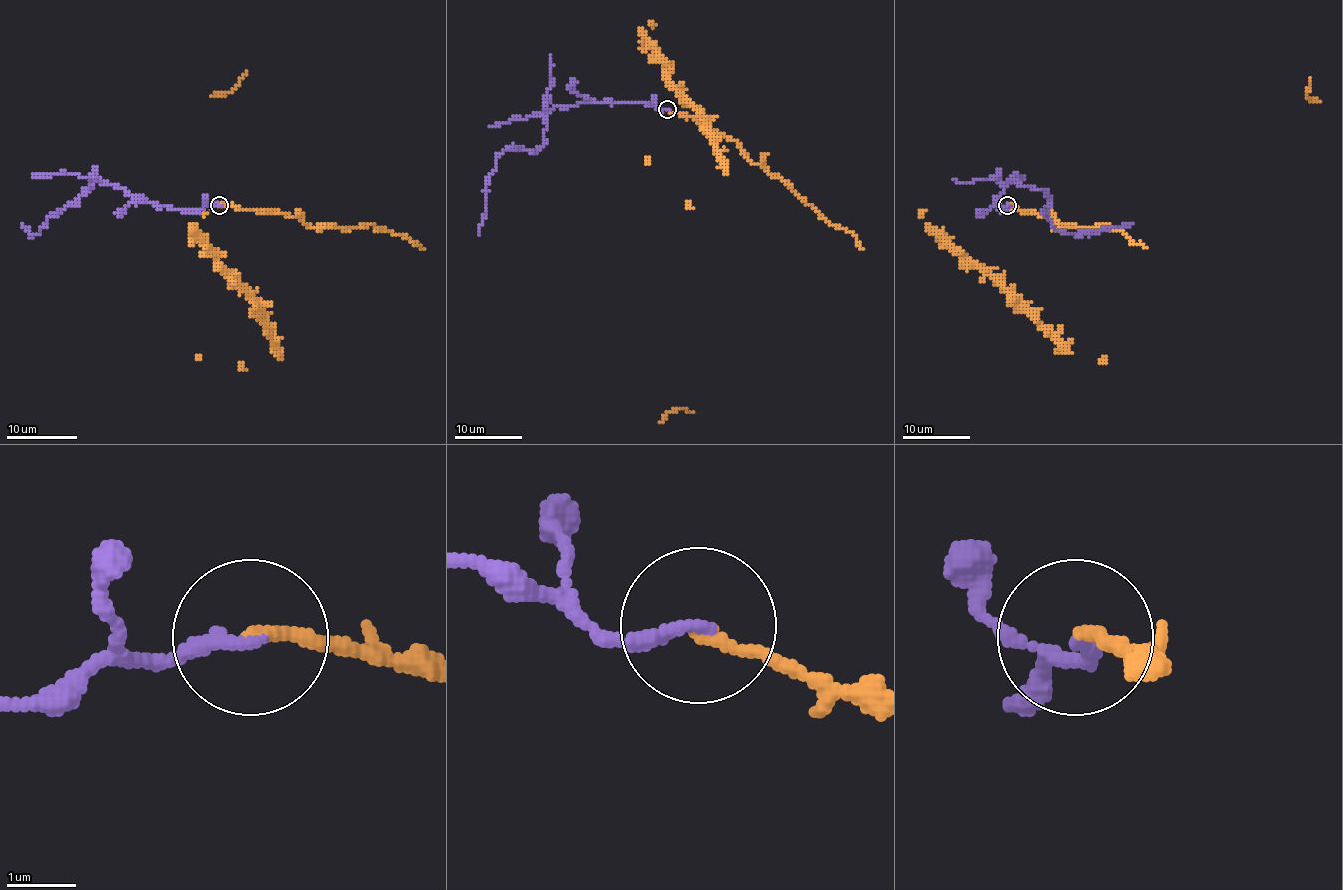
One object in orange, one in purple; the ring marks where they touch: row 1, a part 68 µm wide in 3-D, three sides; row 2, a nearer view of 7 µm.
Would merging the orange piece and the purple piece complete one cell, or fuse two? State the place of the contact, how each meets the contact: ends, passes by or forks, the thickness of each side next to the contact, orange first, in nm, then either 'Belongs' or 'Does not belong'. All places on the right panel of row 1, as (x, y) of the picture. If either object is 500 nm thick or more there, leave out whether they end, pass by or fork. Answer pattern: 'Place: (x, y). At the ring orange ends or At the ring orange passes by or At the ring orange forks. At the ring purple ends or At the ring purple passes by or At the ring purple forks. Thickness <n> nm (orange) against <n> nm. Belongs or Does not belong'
Place: (1007, 205). At the ring orange ends. At the ring purple ends. Thickness 190 nm (orange) against 220 nm. Belongs

